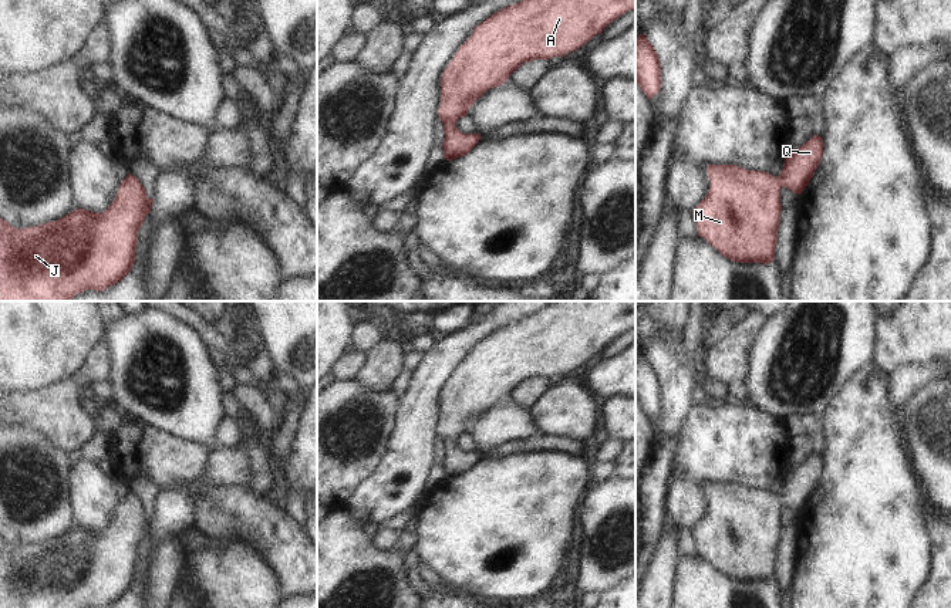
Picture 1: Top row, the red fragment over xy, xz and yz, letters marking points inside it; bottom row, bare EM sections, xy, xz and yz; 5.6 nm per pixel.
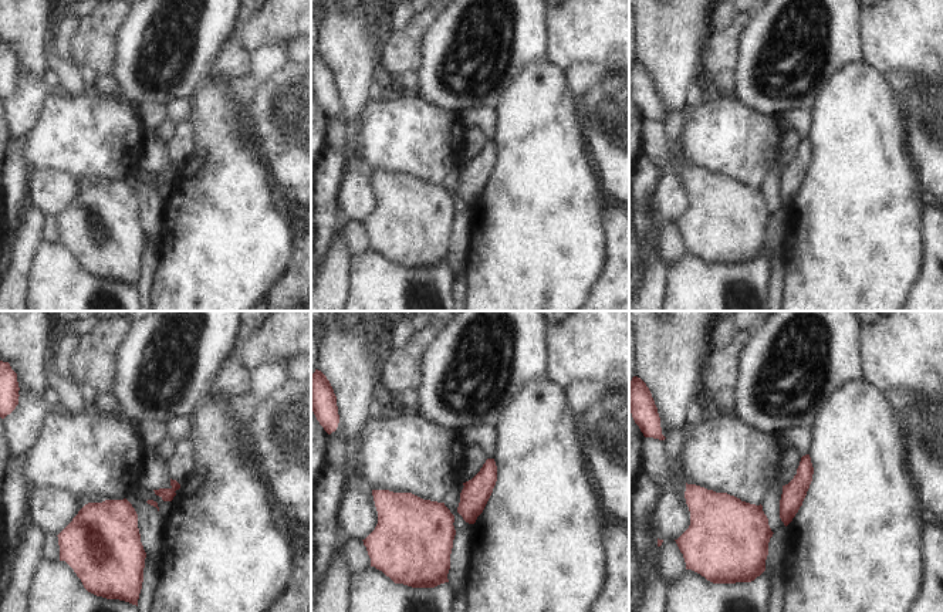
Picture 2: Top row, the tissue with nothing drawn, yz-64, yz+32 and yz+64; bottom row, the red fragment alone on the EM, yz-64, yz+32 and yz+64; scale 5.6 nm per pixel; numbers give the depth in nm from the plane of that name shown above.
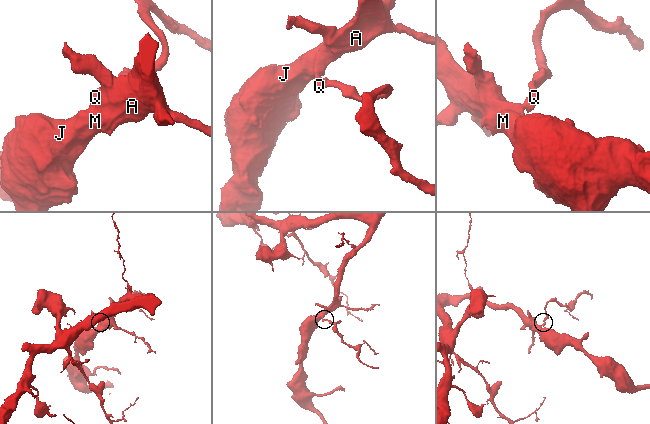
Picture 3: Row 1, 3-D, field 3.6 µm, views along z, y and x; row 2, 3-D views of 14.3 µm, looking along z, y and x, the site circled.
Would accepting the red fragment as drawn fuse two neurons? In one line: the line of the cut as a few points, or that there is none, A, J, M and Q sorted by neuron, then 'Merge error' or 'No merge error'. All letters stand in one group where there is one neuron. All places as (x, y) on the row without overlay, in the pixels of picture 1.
No split. Groups: A J M Q. No merge error

